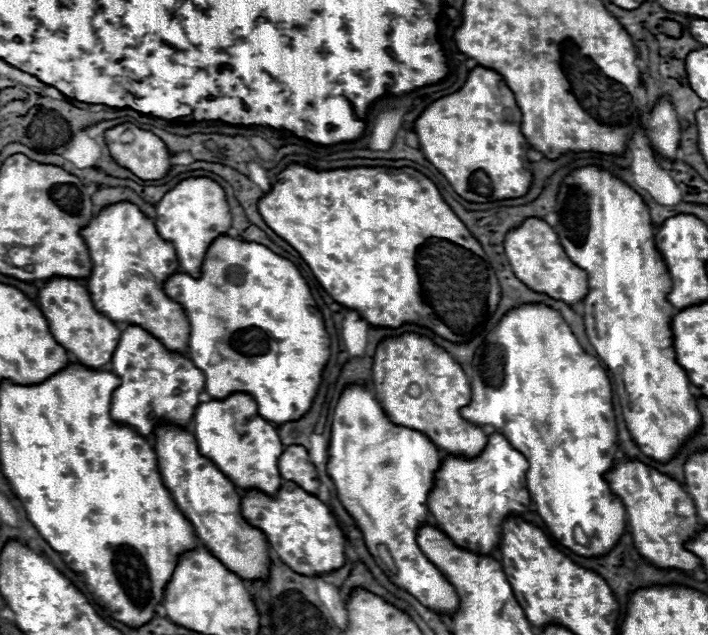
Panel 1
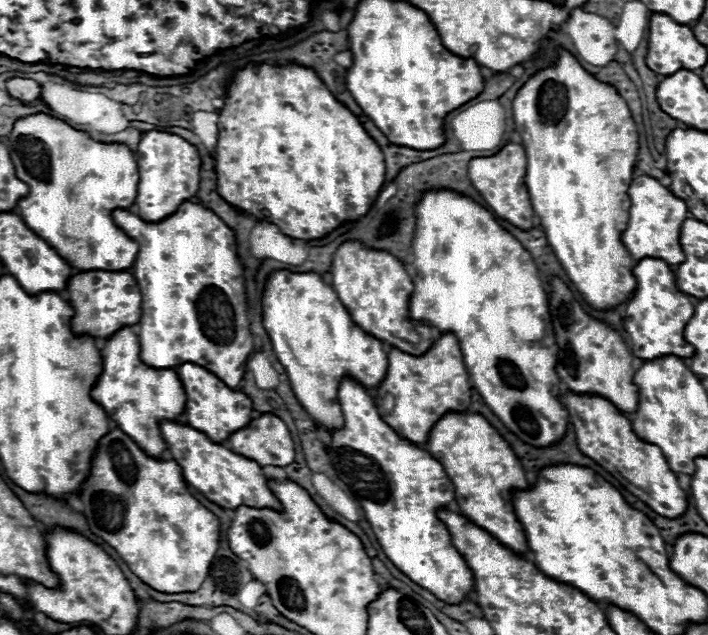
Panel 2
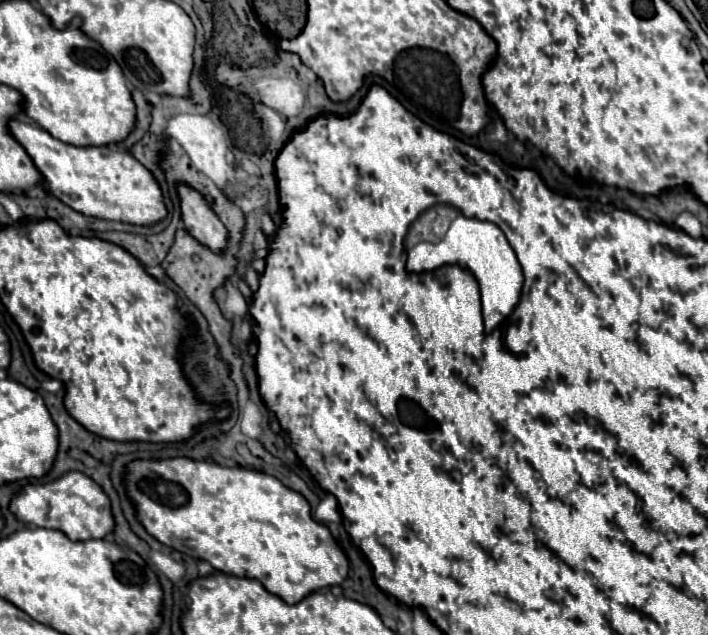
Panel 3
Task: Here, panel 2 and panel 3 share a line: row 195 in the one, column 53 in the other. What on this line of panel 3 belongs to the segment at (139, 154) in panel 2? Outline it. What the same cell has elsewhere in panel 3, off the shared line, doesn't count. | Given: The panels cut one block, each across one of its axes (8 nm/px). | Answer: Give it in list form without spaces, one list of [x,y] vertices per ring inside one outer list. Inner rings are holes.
[[[18,118],[8,122],[8,130],[40,170],[44,188],[72,210],[84,216],[118,220],[136,226],[150,226],[166,216],[160,186],[152,174],[128,152],[112,152],[106,146],[78,148],[64,144],[46,130]]]

